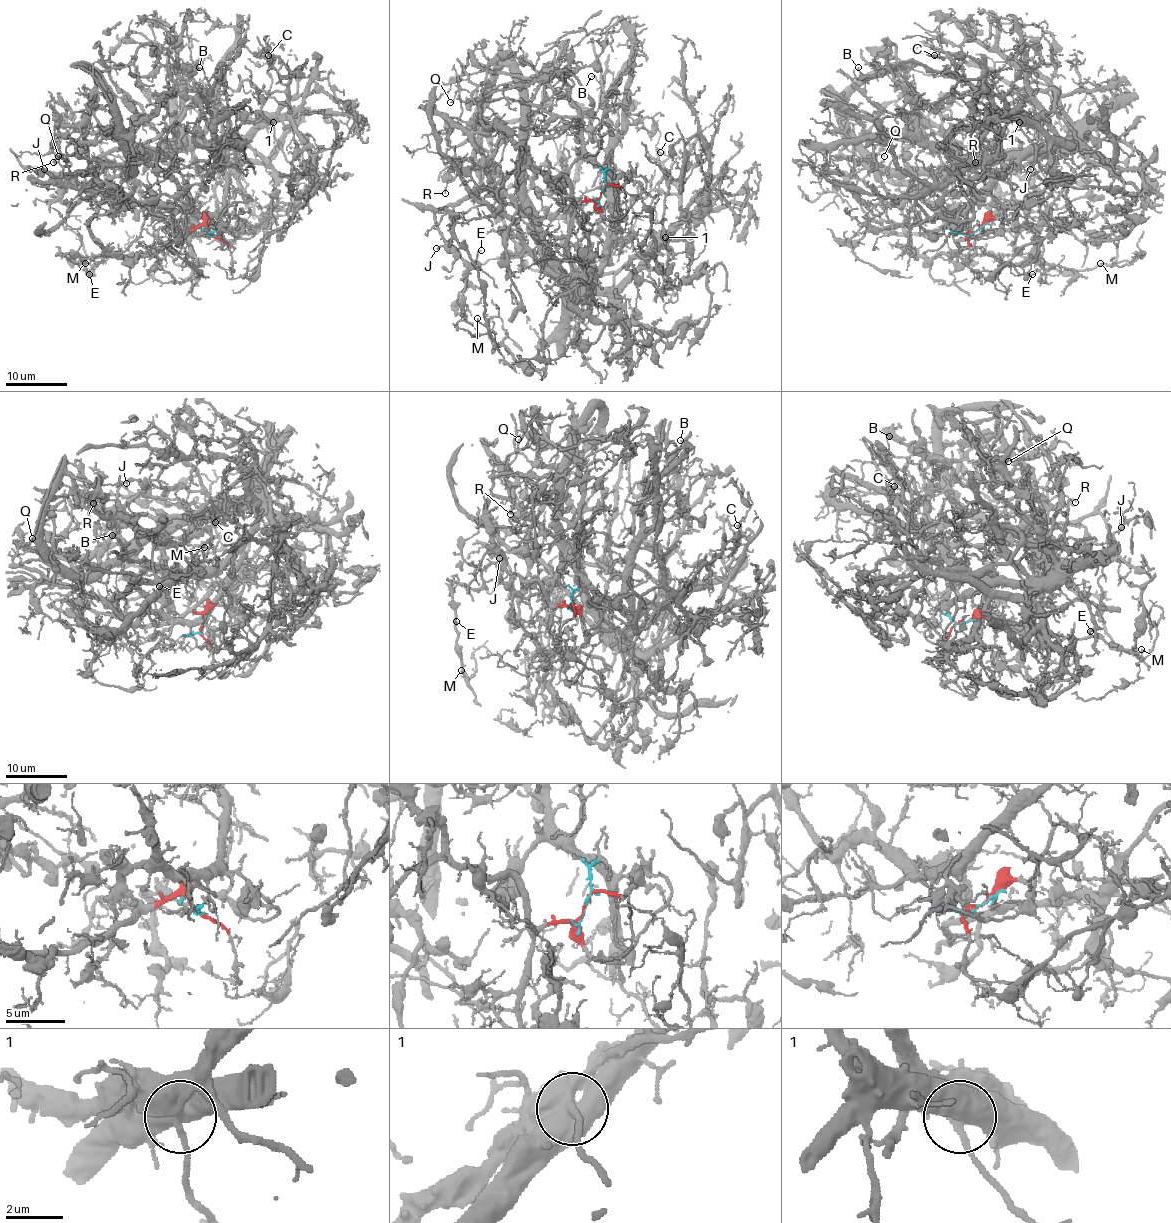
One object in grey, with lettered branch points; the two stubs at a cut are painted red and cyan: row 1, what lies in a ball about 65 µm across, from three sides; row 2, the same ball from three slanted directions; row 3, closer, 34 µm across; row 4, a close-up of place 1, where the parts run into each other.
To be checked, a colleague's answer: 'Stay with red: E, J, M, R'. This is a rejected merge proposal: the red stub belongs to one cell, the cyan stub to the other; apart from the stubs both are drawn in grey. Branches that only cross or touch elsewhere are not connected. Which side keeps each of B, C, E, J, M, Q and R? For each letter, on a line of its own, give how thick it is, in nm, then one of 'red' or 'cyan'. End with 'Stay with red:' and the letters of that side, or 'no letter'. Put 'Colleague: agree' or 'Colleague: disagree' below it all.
B: 140 nm | cyan
C: 180 nm | cyan
E: 100 nm | red
J: 170 nm | cyan
M: 120 nm | red
Q: 100 nm | red
R: 110 nm | red
Stay with red: E, M, Q, R
Colleague: disagree

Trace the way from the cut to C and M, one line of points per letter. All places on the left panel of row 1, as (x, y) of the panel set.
C: (210, 232), (226, 181), (224, 164), (204, 144), (238, 142), (289, 109), (289, 89), (267, 55)
M: (210, 232), (204, 226), (184, 232), (146, 255), (62, 255), (89, 272), (93, 266), (86, 263)

